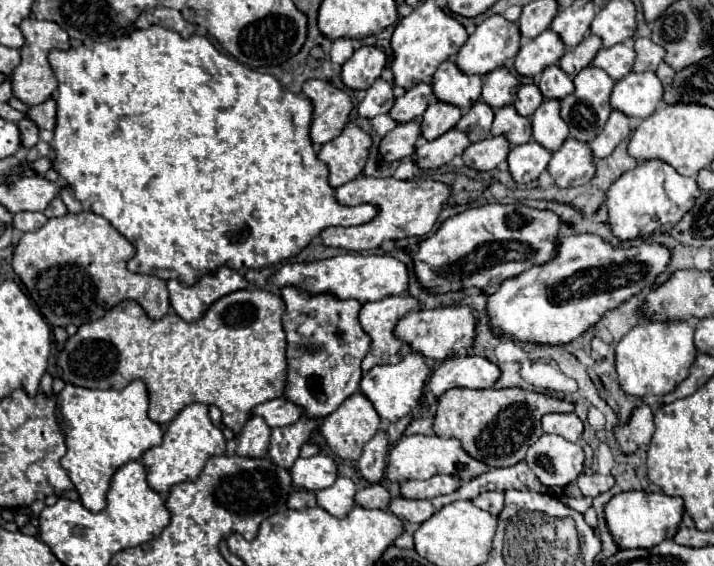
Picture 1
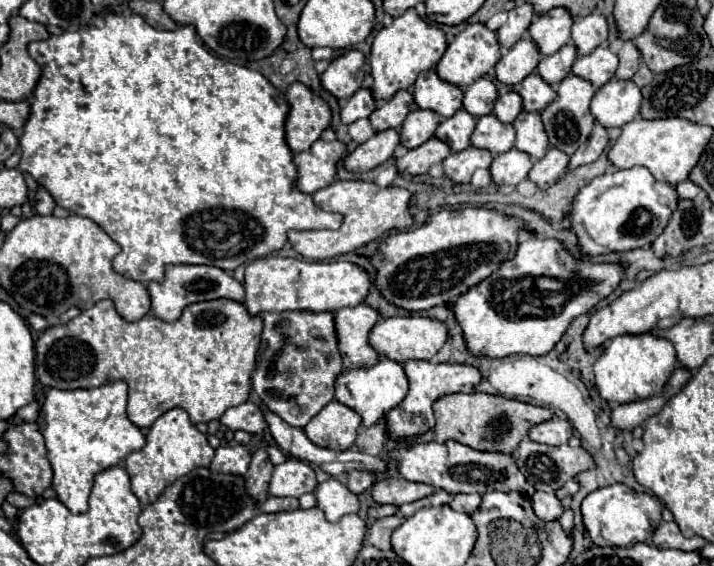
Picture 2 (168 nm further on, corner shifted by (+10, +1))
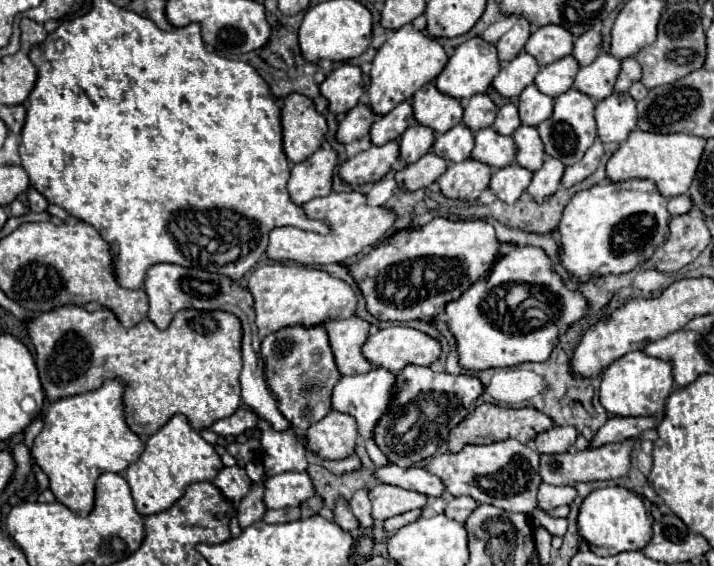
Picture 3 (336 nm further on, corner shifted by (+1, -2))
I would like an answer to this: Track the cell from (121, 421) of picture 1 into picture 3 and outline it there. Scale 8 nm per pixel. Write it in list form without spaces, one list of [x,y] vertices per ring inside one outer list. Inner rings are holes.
[[[105,380],[101,388],[53,402],[45,414],[45,426],[31,446],[37,466],[49,478],[55,500],[79,516],[93,510],[95,480],[103,472],[123,472],[133,464],[145,444],[129,430],[123,416],[123,388],[117,380]]]

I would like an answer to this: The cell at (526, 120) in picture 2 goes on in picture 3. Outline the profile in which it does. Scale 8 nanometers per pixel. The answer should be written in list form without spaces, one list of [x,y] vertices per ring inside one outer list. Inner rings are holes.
[[[519,126],[517,132],[513,132],[513,142],[515,142],[515,148],[517,148],[515,160],[521,168],[527,168],[531,172],[541,168],[545,152],[543,152],[541,138],[537,134],[537,128]]]

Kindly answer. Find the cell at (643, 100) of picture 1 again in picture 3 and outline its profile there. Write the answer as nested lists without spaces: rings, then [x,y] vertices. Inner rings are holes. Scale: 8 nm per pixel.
[[[613,92],[605,100],[597,102],[595,122],[597,122],[597,136],[603,144],[623,142],[629,136],[629,132],[637,128],[635,100],[627,92],[623,94]]]

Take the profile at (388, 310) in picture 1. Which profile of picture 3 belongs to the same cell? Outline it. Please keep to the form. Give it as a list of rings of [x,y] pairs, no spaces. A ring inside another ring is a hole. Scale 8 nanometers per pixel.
[[[351,316],[345,320],[325,322],[323,328],[329,336],[337,370],[343,376],[365,374],[371,370],[369,360],[365,360],[365,356],[361,354],[361,346],[365,344],[371,328],[365,320],[361,320],[359,316]]]

